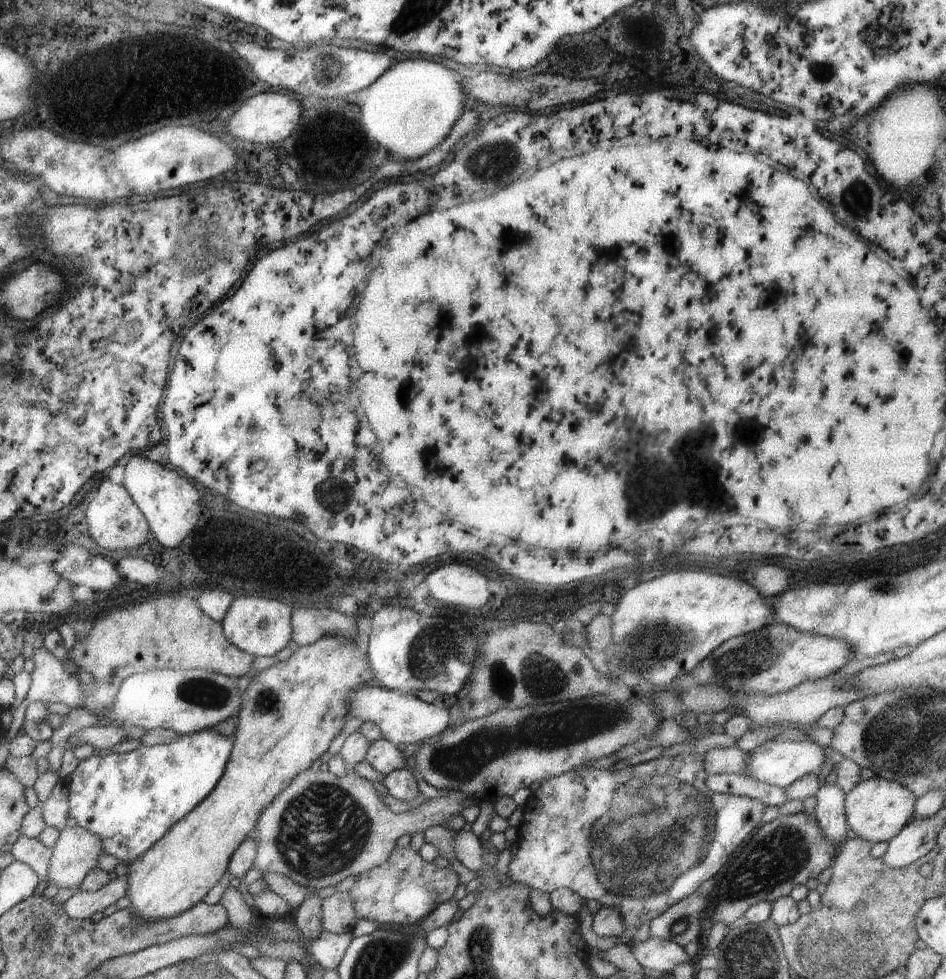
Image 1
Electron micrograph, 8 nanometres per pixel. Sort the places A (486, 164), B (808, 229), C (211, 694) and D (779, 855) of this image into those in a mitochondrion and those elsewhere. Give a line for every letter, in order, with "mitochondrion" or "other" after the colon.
A: mitochondrion
B: other
C: mitochondrion
D: mitochondrion

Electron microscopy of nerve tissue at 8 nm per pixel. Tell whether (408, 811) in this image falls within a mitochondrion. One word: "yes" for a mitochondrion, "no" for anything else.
no

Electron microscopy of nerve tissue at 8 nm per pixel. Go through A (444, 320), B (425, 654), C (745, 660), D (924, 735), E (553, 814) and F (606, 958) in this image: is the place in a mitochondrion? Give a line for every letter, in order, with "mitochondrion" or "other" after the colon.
A: other
B: mitochondrion
C: mitochondrion
D: mitochondrion
E: other
F: other

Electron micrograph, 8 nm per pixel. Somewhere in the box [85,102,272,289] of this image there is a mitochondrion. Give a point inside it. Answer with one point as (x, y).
(213, 249)

